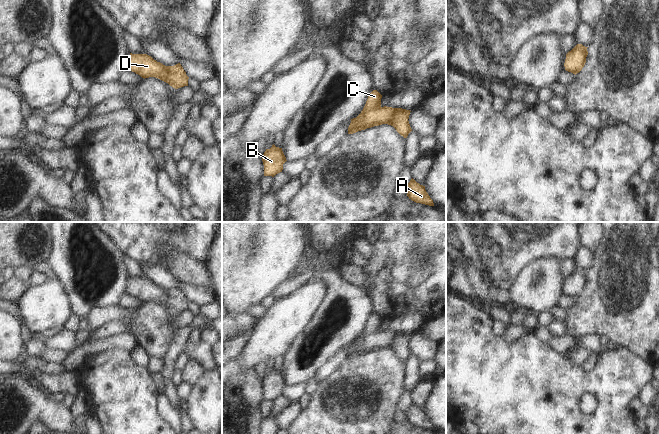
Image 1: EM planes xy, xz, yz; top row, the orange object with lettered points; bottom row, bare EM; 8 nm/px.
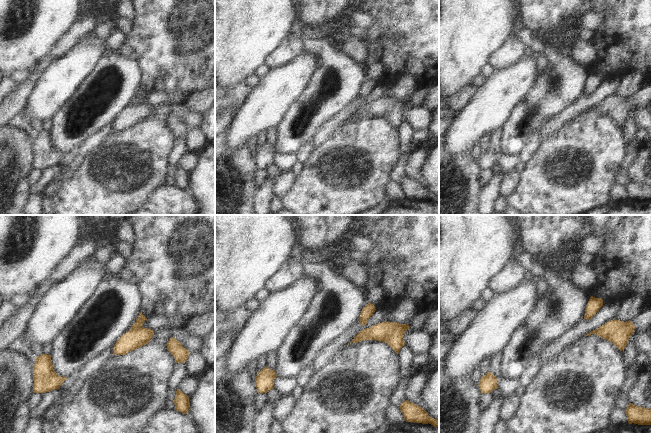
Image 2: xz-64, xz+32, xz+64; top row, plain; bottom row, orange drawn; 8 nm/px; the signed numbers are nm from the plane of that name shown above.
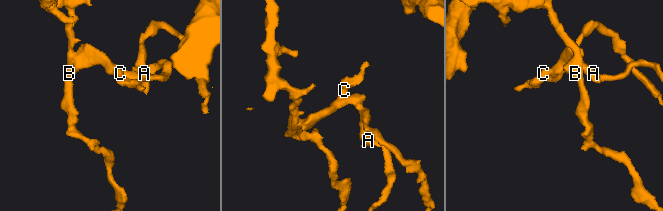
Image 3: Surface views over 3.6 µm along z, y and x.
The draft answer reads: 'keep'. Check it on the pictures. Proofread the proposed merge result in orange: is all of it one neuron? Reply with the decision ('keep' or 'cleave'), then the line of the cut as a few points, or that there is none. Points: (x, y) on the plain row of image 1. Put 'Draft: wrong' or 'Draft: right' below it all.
keep; no cut
Draft: right

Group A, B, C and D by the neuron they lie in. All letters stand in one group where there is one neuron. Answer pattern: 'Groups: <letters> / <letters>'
Groups: A B C D

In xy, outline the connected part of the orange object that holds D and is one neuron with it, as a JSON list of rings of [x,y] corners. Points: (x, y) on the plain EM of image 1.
[[[130,277],[127,295],[135,296],[142,302],[158,302],[175,313],[188,310],[189,301],[180,287],[174,290],[165,290],[147,278]]]

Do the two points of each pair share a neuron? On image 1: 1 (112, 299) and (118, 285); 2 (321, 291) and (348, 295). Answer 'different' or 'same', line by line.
1: same
2: different

